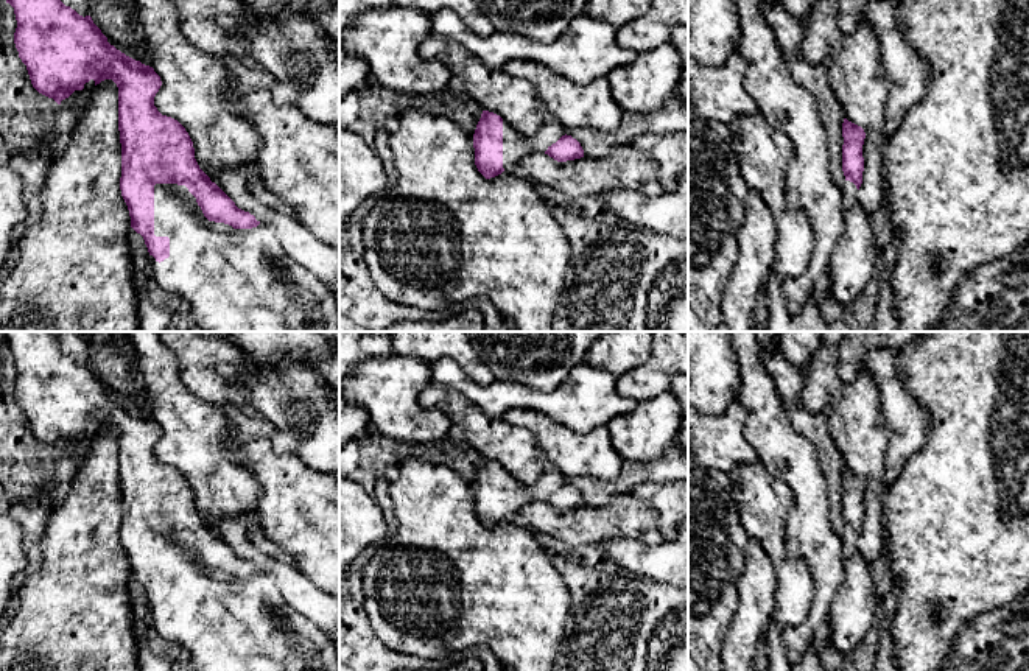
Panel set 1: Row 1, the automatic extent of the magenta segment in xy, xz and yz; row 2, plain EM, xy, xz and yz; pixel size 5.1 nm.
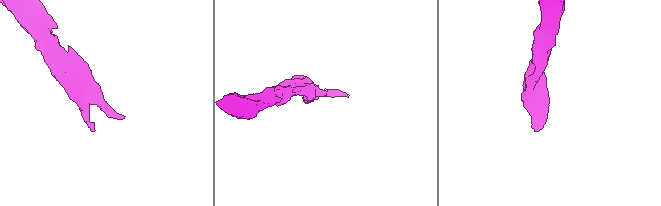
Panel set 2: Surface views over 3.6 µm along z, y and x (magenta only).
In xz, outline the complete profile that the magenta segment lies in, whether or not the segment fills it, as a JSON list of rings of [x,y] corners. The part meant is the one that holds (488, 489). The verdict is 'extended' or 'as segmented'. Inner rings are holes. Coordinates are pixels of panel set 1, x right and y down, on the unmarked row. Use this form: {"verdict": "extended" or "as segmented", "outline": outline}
{"verdict": "extended", "outline": [[[483,459],[473,483],[475,514],[486,526],[501,523],[507,515],[534,501],[545,501],[557,511],[584,506],[581,492],[565,483],[554,467],[550,467],[534,484],[522,484],[500,464]]]}

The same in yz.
{"verdict": "extended", "outline": [[[844,467],[842,472],[842,520],[841,564],[844,579],[830,606],[831,645],[847,654],[859,645],[870,627],[880,620],[880,599],[875,590],[872,565],[862,557],[858,539],[862,532],[866,481]]]}

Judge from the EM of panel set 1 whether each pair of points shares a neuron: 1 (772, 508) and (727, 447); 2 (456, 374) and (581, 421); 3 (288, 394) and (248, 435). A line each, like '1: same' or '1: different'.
1: different
2: same
3: different

